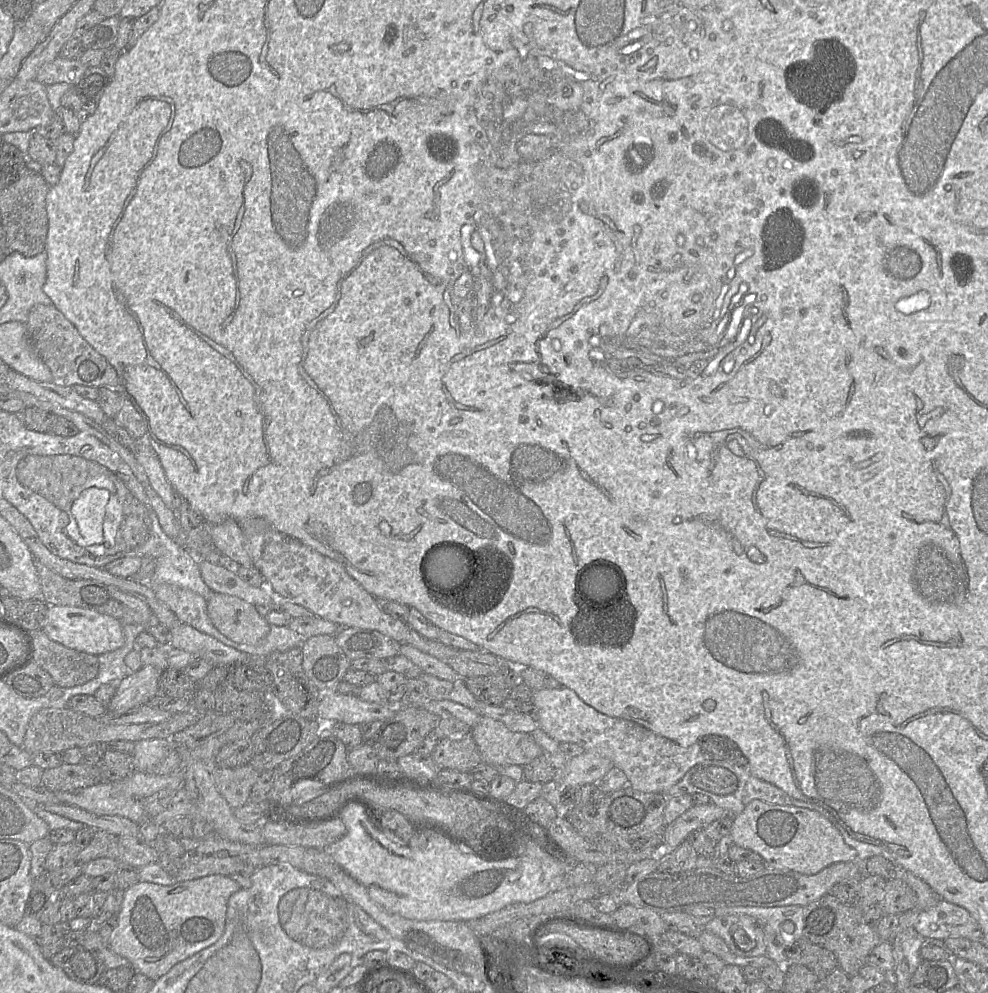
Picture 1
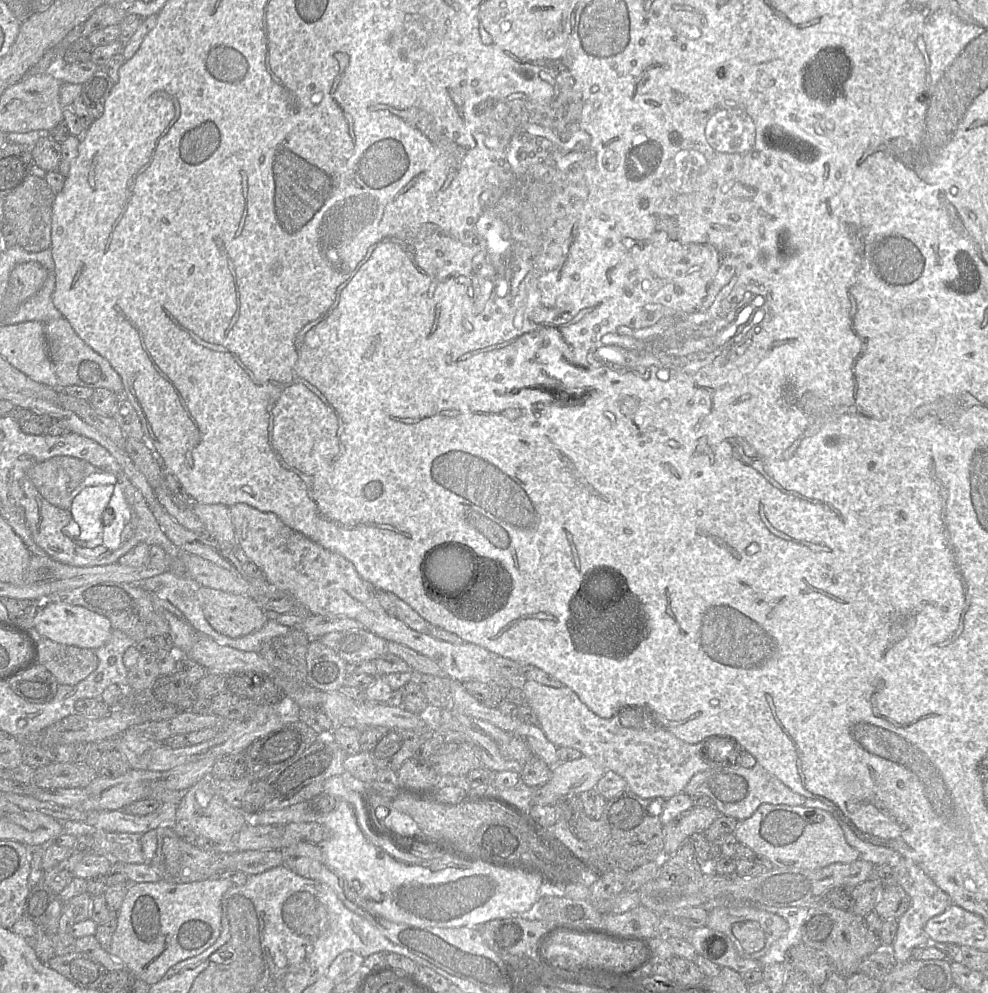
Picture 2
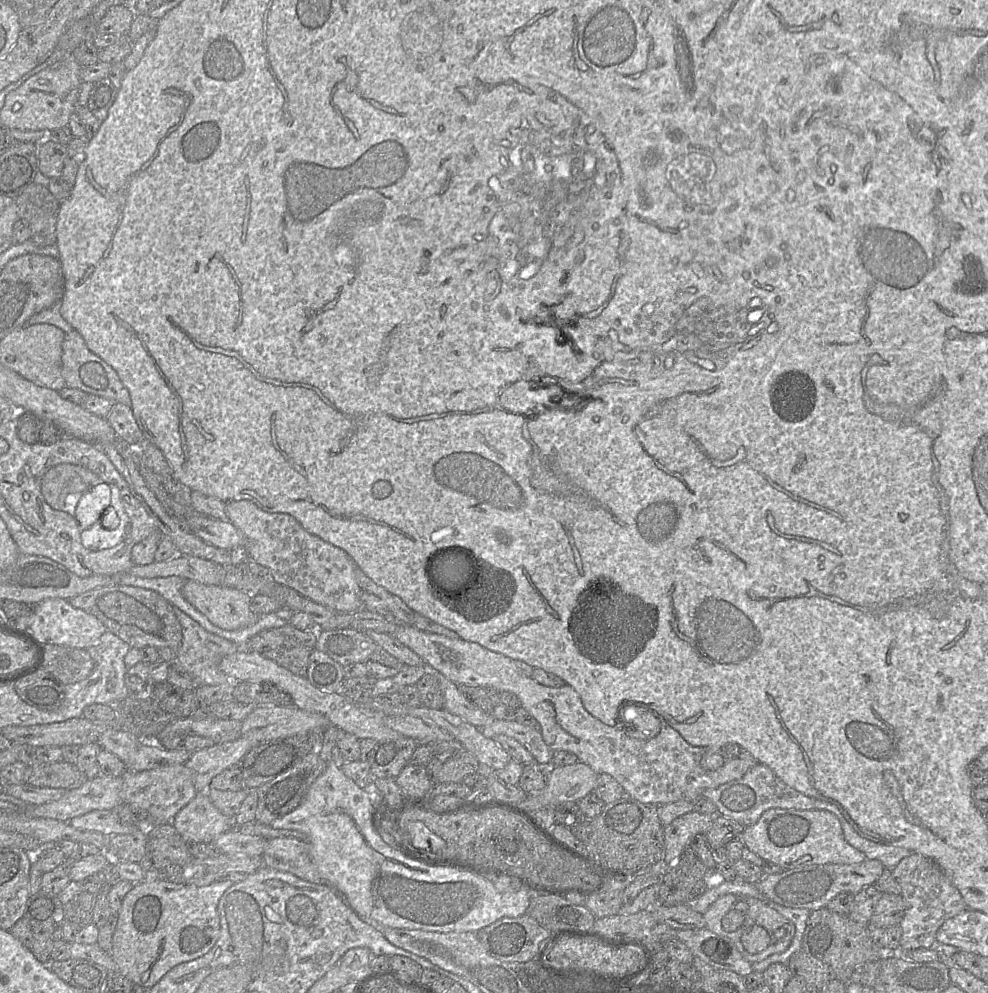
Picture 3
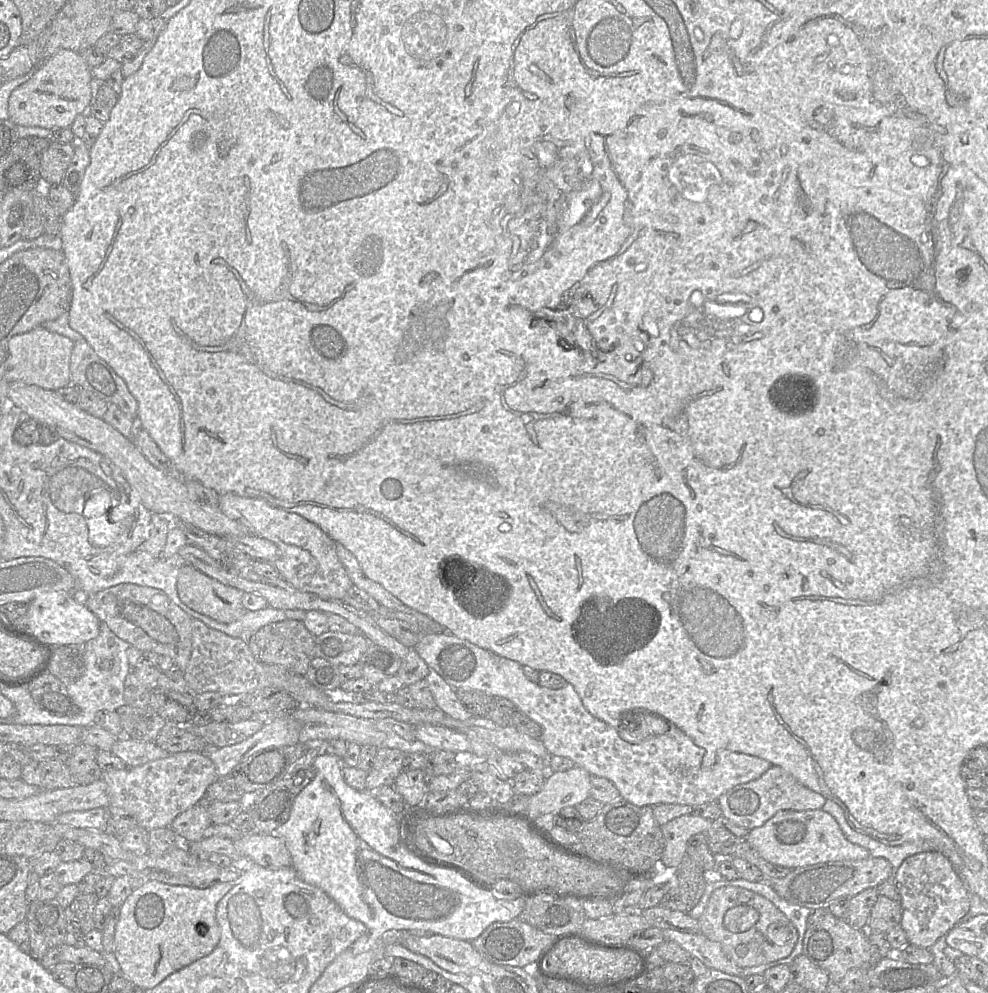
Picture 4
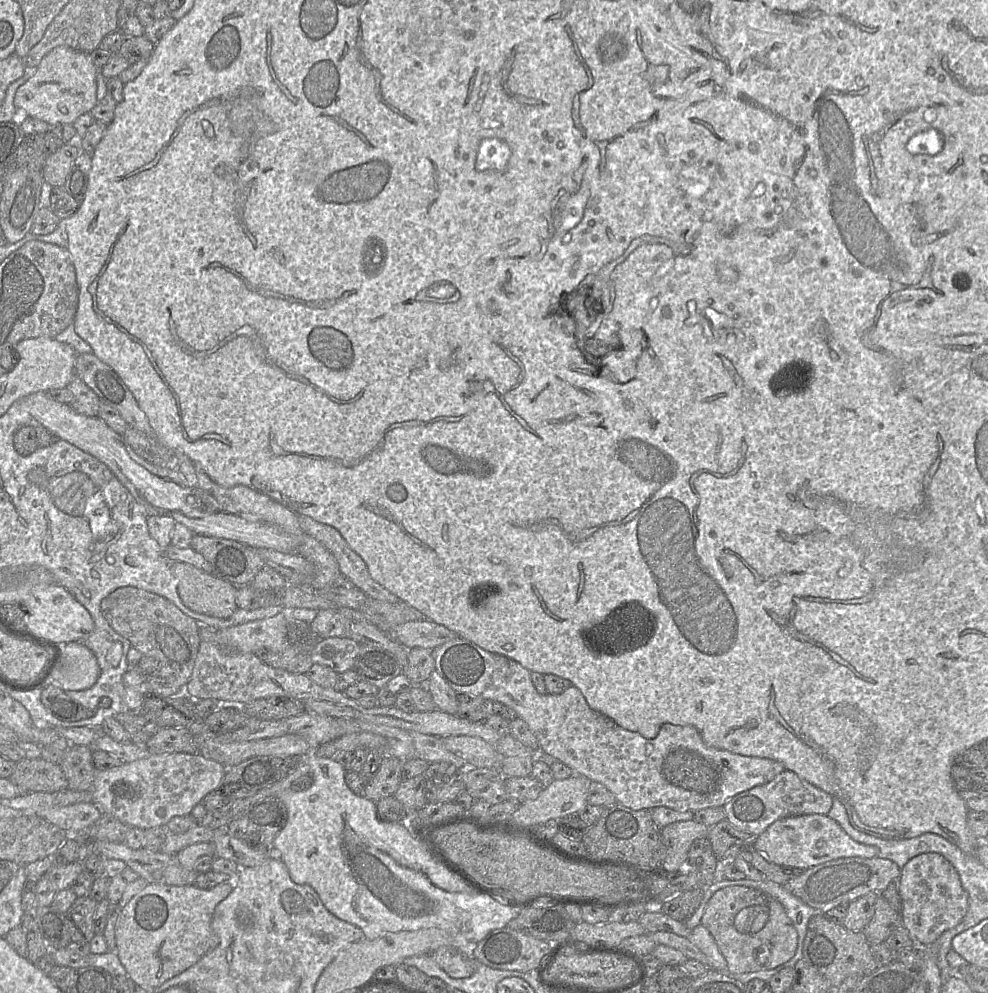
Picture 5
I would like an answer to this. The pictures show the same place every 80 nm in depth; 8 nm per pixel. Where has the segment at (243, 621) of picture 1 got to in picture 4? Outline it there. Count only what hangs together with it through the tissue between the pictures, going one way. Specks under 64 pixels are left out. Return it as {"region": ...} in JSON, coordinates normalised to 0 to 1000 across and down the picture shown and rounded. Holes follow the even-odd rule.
{"region":[[[191,568],[180,570],[179,596],[189,611],[223,627],[235,627],[250,615],[245,609],[247,596],[209,580]]]}

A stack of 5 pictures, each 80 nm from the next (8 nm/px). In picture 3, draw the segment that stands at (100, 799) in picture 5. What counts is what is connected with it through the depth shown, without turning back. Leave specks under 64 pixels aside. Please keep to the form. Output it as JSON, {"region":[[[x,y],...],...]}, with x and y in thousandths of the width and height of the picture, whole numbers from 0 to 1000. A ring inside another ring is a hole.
{"region":[[[187,769],[161,771],[146,776],[129,775],[123,782],[124,809],[148,816],[156,831],[173,829],[177,821],[200,799],[196,790],[196,778]]]}

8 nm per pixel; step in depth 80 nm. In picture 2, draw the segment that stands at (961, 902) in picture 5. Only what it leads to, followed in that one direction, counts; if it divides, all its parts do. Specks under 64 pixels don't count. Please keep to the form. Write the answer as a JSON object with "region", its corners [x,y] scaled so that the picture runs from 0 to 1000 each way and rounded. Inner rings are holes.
{"region":[[[911,864],[904,870],[904,878],[907,889],[921,903],[921,912],[915,920],[909,924],[909,937],[906,947],[901,954],[901,959],[907,969],[916,969],[923,965],[923,958],[929,954],[939,953],[941,946],[936,939],[937,930],[961,914],[965,908],[935,877],[917,864]]]}

